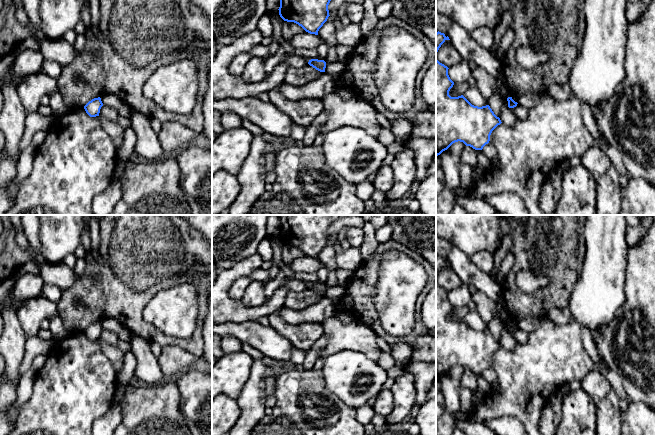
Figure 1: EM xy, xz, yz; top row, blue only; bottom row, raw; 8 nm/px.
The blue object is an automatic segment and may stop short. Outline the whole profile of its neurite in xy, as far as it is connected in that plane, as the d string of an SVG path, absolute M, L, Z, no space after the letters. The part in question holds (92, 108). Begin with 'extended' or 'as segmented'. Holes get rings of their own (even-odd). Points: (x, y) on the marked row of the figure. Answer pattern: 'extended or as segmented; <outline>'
as segmented; M98 97L98 98L94 98L91 101L89 101L84 106L84 109L90 117L96 117L96 116L99 116L100 109L102 106L103 106L103 103L101 101L101 98Z

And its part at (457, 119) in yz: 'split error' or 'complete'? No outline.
complete

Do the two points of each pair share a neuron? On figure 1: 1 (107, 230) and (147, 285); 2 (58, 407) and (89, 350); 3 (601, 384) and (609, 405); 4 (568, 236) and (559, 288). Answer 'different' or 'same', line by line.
1: same
2: same
3: different
4: same

